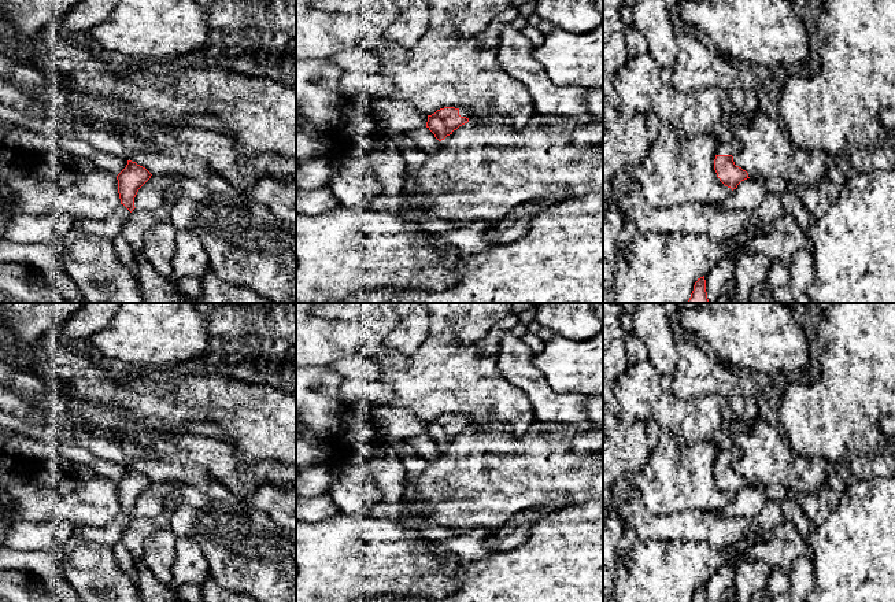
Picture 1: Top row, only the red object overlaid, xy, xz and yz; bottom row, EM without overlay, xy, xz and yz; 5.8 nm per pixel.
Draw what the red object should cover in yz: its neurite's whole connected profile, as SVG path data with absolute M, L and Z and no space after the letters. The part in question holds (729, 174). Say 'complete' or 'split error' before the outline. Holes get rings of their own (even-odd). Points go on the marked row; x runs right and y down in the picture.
split error | M648 51L629 55L614 75L618 110L643 117L655 114L661 122L674 128L678 144L700 133L714 134L718 139L714 170L725 186L736 189L750 177L733 162L733 155L741 151L741 143L724 121L722 104L728 95L718 88L677 91L661 80L661 69Z

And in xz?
split error | M444 107L428 115L426 128L441 141L459 126L469 122L470 112L465 108Z

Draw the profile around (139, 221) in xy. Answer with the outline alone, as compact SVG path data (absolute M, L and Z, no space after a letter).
M163 204L155 211L134 208L125 221L121 236L130 244L133 252L140 252L144 248L144 234L148 229L159 222L170 221L170 204Z

